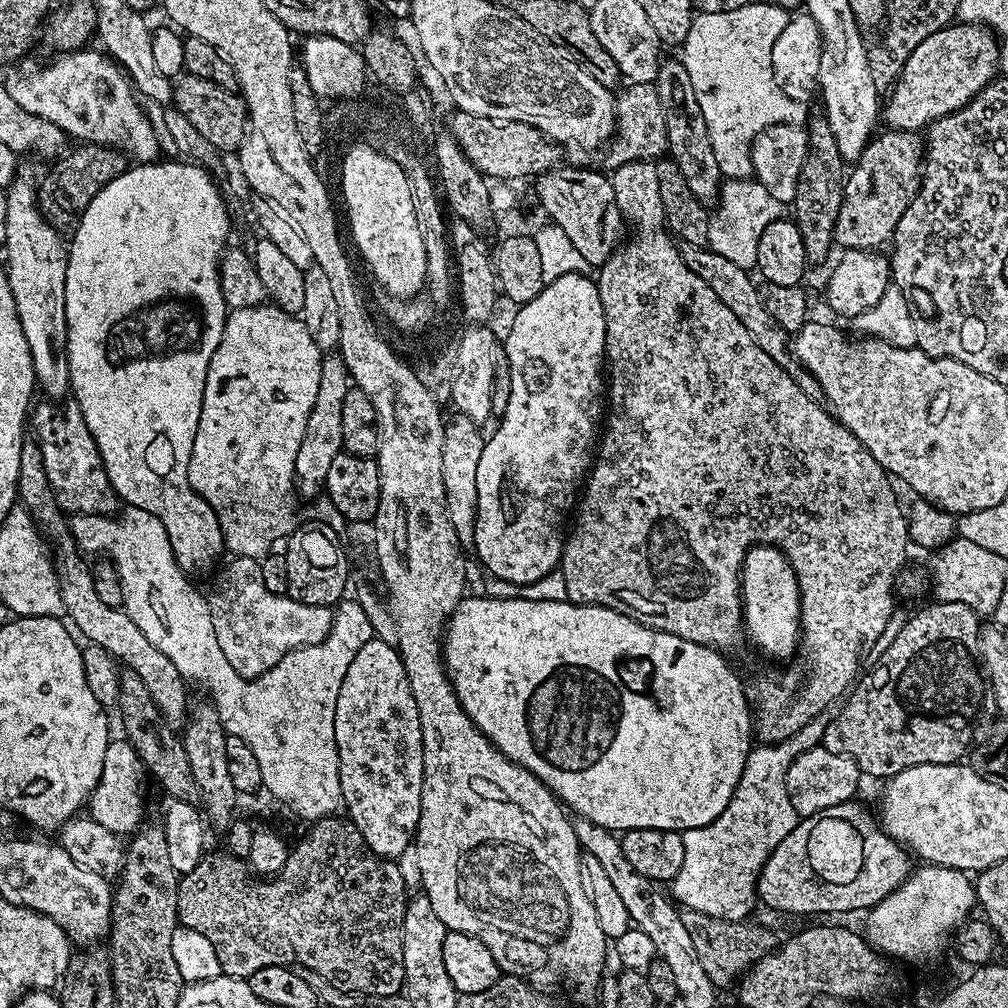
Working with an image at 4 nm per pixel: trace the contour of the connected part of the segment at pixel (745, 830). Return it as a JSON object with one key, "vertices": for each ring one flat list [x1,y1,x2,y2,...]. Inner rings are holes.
{"vertices":[[821,714,782,742,757,743,746,758,742,778,738,778,738,786,726,810,722,810,714,822,683,833,686,858,682,858,682,870,678,870,670,882,671,895,681,909,698,910,698,914,710,914,710,918,723,920,751,917,752,907,758,904,762,866,766,866,778,842,782,842,798,823,786,790,788,767,798,754,823,745,828,721,829,717]]}

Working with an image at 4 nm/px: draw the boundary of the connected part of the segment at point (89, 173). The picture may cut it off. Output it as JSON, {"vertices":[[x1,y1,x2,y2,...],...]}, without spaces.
{"vertices":[[81,143,80,148,73,147,65,151,55,161,52,173,39,181,36,190,36,202,48,225,61,234,75,232,80,224,80,215,90,206,90,202,100,193,106,184,118,178,130,167,128,153,119,148,107,148,104,144]]}

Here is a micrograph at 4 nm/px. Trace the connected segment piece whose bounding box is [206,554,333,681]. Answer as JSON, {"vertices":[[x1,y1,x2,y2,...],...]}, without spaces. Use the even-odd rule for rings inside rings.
{"vertices":[[240,554,226,564,215,573,216,581,212,584,212,593,207,593,206,607,210,610,212,633,214,638,218,638,218,646,222,646,222,654,226,654,226,662,238,670,243,680,255,681,262,678,271,668,278,666,278,662,282,662,288,652,307,644,321,644,330,634,333,616,331,607,310,606,298,602,293,596,271,593,262,582,259,559]]}

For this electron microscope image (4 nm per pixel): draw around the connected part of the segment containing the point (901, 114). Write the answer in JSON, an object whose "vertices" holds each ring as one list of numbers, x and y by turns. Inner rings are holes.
{"vertices":[[953,22,947,28,930,34,903,61,904,70,892,88,892,97,887,97,882,108,882,120,889,129,898,132,920,132,928,125,941,120,946,114,954,114,971,102,984,87,997,79,1000,72,1000,42,991,28,983,24]]}

